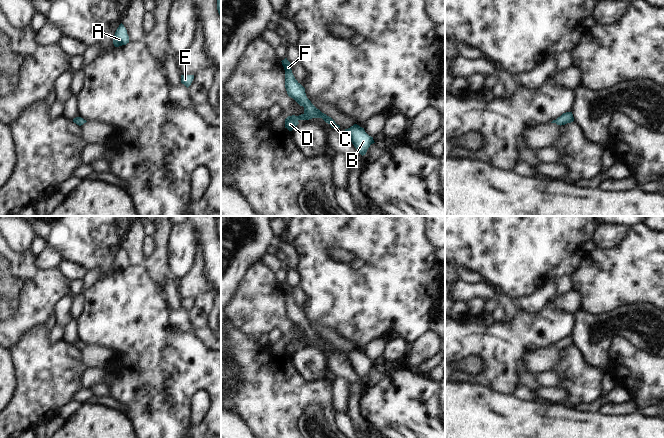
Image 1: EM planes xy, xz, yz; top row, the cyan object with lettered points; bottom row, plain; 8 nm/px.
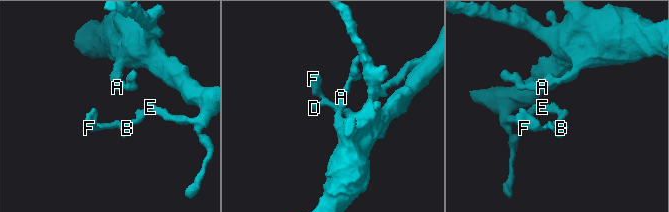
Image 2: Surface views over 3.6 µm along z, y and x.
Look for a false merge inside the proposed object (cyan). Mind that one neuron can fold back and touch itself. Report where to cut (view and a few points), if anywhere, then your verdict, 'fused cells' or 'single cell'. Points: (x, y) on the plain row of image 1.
cut none; single cell

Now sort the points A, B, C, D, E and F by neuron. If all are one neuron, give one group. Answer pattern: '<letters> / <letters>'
A B C D E F

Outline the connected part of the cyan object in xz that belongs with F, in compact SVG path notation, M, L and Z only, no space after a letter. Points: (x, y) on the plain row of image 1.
M285 282L281 285L285 294L285 312L289 321L293 322L300 330L304 331L304 337L299 340L288 340L285 343L285 352L292 355L298 348L299 344L309 344L312 342L322 342L332 352L340 352L335 345L317 333L307 322L305 312L295 303L291 287Z

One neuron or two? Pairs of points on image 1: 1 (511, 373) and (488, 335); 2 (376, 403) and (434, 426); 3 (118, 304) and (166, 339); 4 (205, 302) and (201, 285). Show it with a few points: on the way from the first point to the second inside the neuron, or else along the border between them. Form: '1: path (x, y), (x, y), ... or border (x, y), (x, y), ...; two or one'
1: path (503, 364), (503, 350), (497, 344); one
2: path (390, 404), (401, 405), (420, 423); one
3: path (130, 316), (154, 339); one
4: border (210, 290), (200, 293), (194, 299); two

